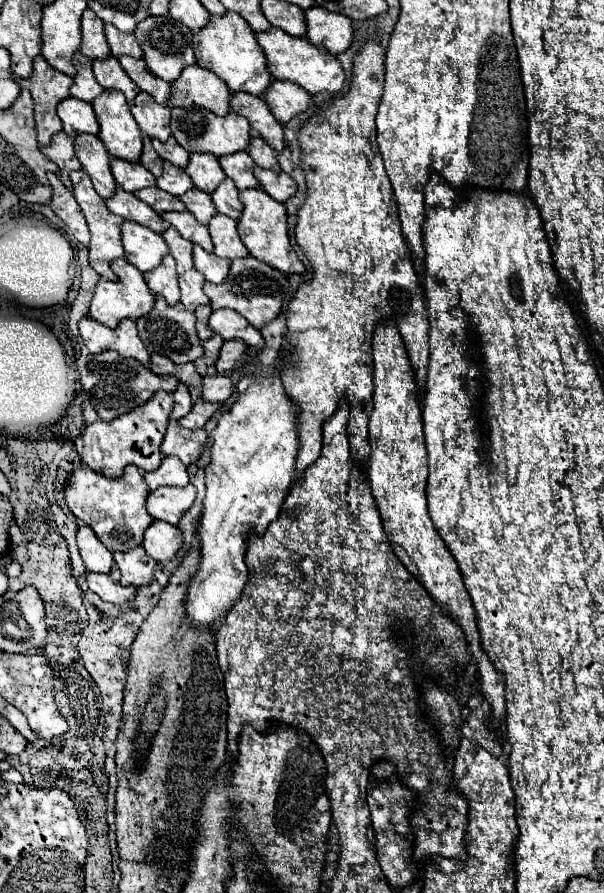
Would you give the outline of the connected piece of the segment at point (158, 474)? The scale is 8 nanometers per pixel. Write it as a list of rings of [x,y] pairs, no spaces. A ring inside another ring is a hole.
[[[164,456],[160,468],[154,470],[154,472],[146,472],[144,480],[150,486],[150,490],[156,490],[160,486],[182,488],[182,486],[188,484],[188,466],[178,462],[176,456]]]

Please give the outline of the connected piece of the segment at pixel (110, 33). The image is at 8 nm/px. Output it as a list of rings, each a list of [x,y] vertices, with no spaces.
[[[106,24],[106,40],[108,40],[108,46],[112,50],[112,56],[128,54],[128,56],[134,56],[134,58],[142,58],[142,48],[138,46],[134,34],[120,32],[112,24]]]

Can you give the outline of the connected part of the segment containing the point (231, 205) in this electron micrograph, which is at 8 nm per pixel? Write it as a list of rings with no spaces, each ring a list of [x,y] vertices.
[[[226,178],[226,180],[216,188],[216,192],[212,194],[212,200],[214,200],[216,210],[218,210],[220,214],[226,214],[226,216],[230,216],[230,218],[234,218],[234,220],[240,218],[240,214],[242,214],[242,202],[238,200],[238,188],[236,188],[234,180]]]

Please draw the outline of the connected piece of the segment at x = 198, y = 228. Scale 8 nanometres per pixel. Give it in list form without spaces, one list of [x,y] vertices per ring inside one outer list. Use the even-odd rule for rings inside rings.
[[[166,212],[166,214],[162,214],[162,218],[166,222],[170,222],[182,234],[182,238],[186,238],[194,244],[200,244],[206,252],[214,250],[208,228],[204,224],[200,224],[190,212]]]

